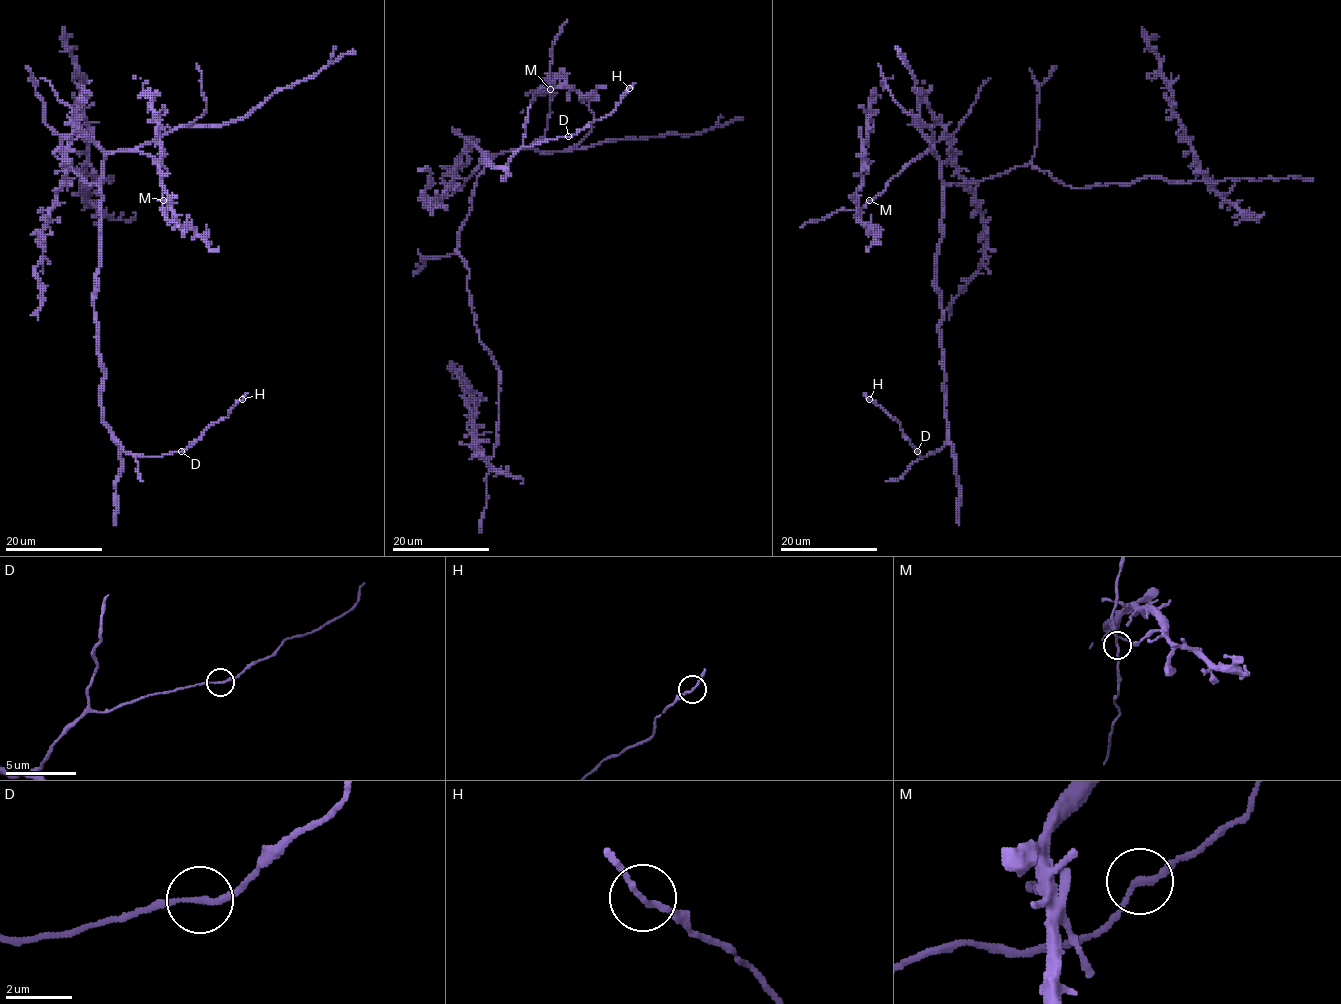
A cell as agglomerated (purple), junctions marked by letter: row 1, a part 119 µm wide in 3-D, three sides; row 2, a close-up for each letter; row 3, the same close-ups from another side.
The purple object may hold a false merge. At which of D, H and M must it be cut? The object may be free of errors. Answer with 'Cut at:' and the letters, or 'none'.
Cut at: none

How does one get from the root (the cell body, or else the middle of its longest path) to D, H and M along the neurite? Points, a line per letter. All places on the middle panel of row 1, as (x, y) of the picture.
D: (471, 197), (476, 178), (488, 163), (486, 154), (482, 161), (488, 165), (503, 168), (522, 147), (569, 136)
H: (471, 197), (486, 154), (488, 165), (503, 168), (522, 147), (572, 136), (610, 114), (630, 89)
M: (471, 197), (476, 178), (496, 154), (526, 148), (544, 135), (550, 113), (550, 89)

